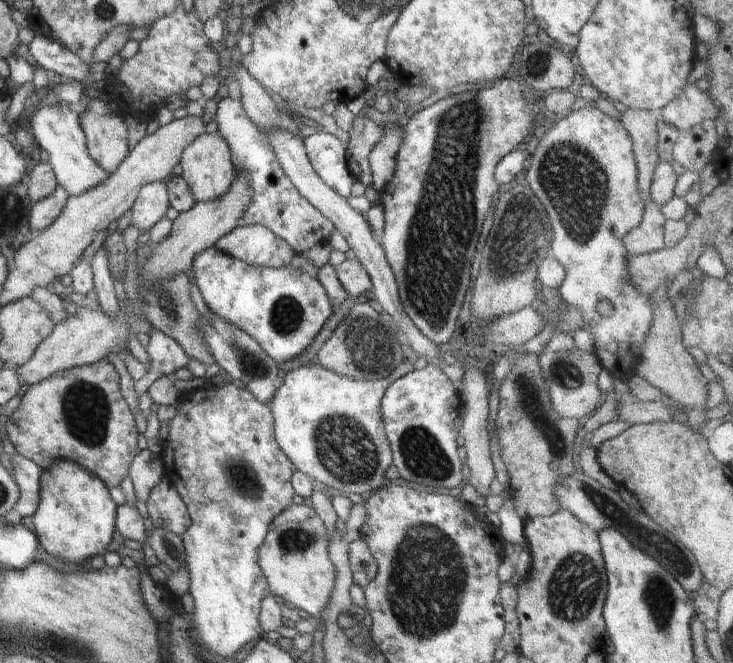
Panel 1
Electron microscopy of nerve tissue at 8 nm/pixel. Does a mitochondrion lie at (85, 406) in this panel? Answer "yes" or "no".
yes

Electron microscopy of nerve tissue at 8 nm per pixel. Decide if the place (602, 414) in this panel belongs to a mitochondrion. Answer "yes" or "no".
no

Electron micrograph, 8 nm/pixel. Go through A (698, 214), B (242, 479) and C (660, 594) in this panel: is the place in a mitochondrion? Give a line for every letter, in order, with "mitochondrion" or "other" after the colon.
A: other
B: mitochondrion
C: mitochondrion

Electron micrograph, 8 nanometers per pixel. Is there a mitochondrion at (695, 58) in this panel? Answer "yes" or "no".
no

